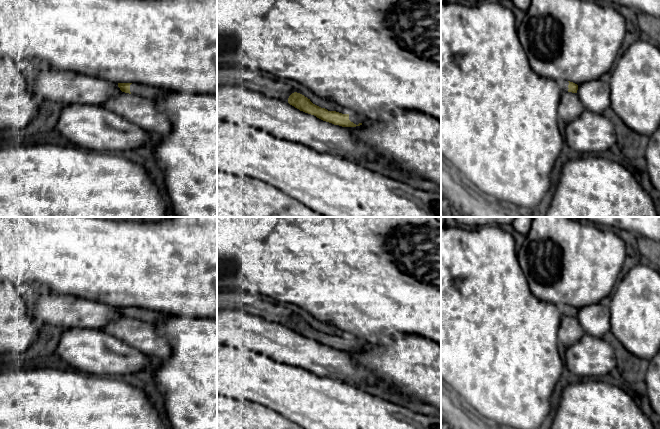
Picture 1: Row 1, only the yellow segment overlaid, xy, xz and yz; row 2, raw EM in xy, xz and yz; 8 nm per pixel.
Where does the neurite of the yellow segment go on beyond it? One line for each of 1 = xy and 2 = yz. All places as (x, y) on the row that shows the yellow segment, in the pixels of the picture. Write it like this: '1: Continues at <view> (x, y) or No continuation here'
1: Continues at xy (149, 92)
2: Continues at yz (564, 85)

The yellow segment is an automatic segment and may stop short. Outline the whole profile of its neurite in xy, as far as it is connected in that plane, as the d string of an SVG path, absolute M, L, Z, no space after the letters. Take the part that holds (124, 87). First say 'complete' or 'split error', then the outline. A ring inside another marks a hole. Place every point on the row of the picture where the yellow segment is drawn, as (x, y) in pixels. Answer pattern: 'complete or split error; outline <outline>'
split error; outline M118 83L118 87L122 92L132 93L153 100L163 96L167 92L165 89L159 89L138 83Z

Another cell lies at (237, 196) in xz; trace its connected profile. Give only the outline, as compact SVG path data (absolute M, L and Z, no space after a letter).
M217 171L217 217L326 217L281 190L252 177Z

